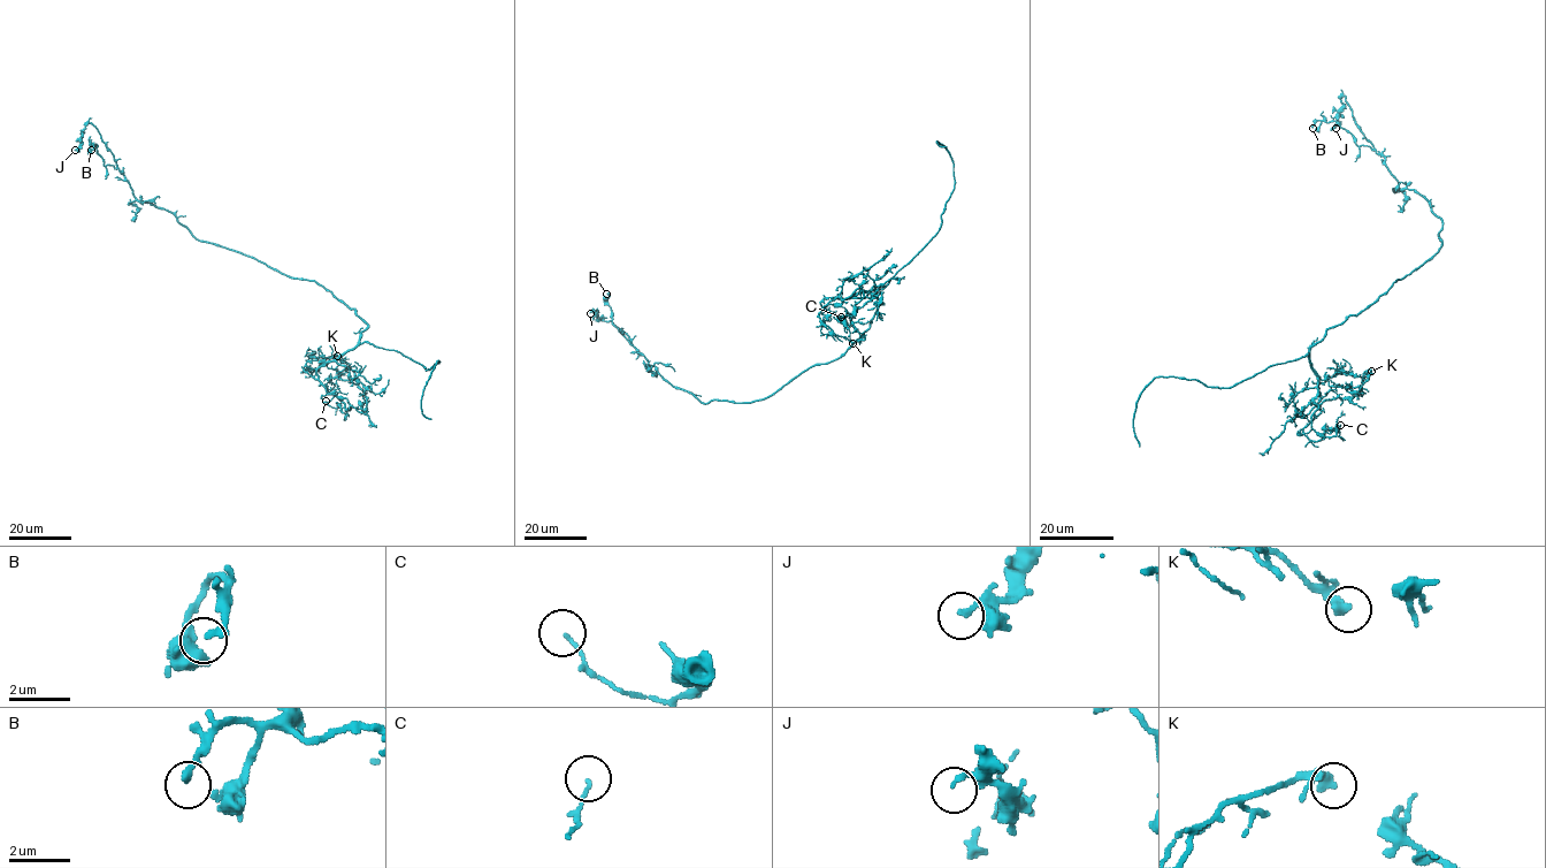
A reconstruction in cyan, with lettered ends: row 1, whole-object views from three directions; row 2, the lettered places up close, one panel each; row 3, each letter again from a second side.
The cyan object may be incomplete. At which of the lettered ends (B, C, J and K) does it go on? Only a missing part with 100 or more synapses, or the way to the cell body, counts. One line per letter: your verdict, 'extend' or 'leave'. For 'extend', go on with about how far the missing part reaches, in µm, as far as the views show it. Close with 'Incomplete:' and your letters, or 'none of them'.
B: leave
C: leave
J: leave
K: leave
Incomplete: none of them

